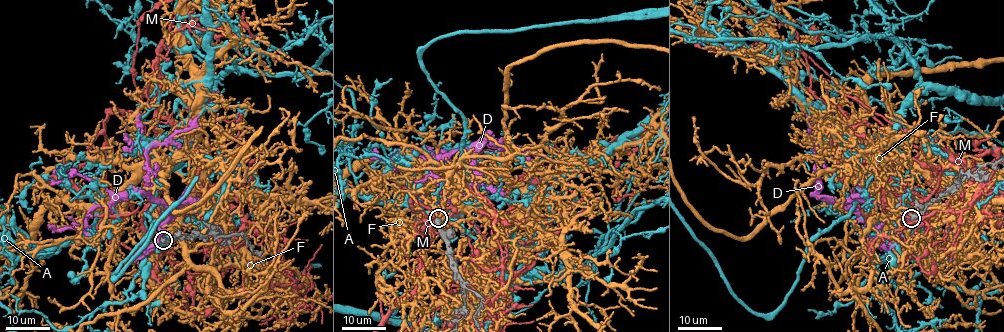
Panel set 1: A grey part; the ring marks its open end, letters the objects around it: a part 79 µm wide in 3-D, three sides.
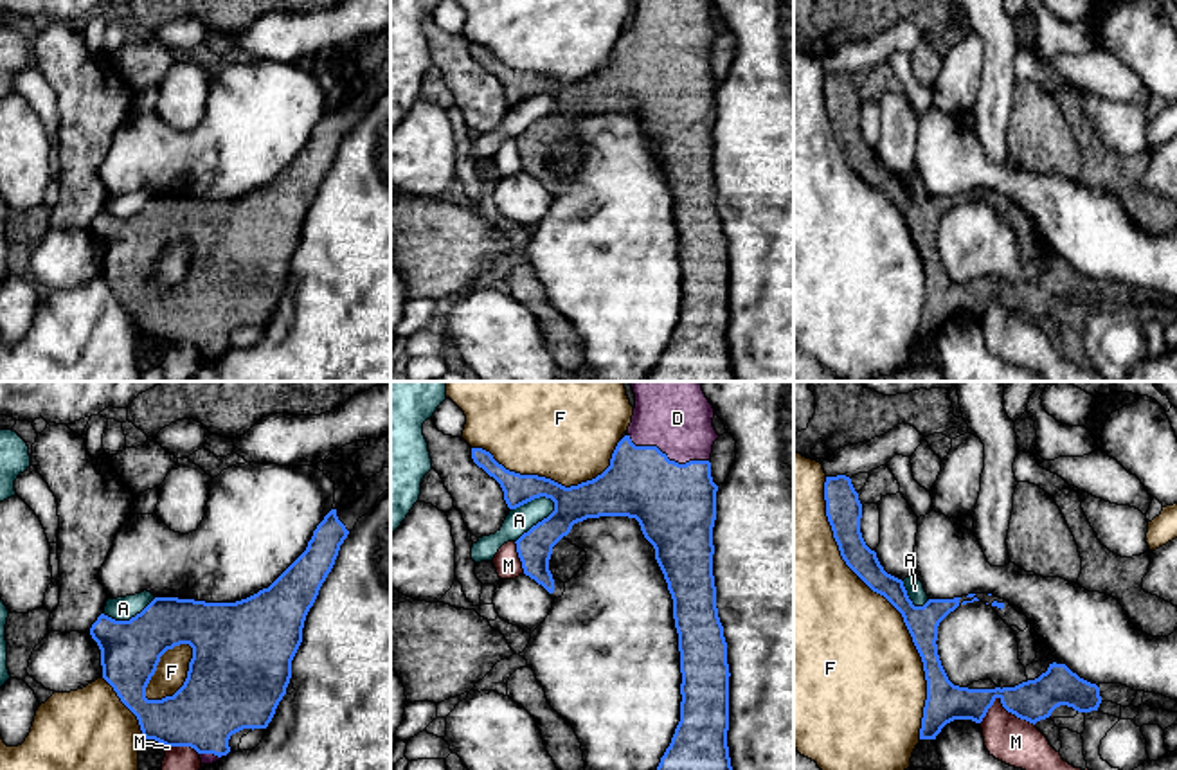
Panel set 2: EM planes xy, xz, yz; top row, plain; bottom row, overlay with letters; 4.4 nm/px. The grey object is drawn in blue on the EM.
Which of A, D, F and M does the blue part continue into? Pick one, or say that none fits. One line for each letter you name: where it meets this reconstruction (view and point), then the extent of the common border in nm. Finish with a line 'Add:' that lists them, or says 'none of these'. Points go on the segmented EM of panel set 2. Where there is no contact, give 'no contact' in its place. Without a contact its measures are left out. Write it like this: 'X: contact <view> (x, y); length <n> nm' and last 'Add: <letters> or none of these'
D: contact xz (666, 456); length 380 nm
Add: D

